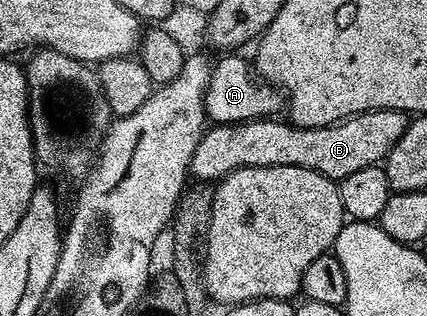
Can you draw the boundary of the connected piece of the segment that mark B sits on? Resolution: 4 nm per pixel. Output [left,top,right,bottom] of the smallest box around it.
[191,109,409,183]

